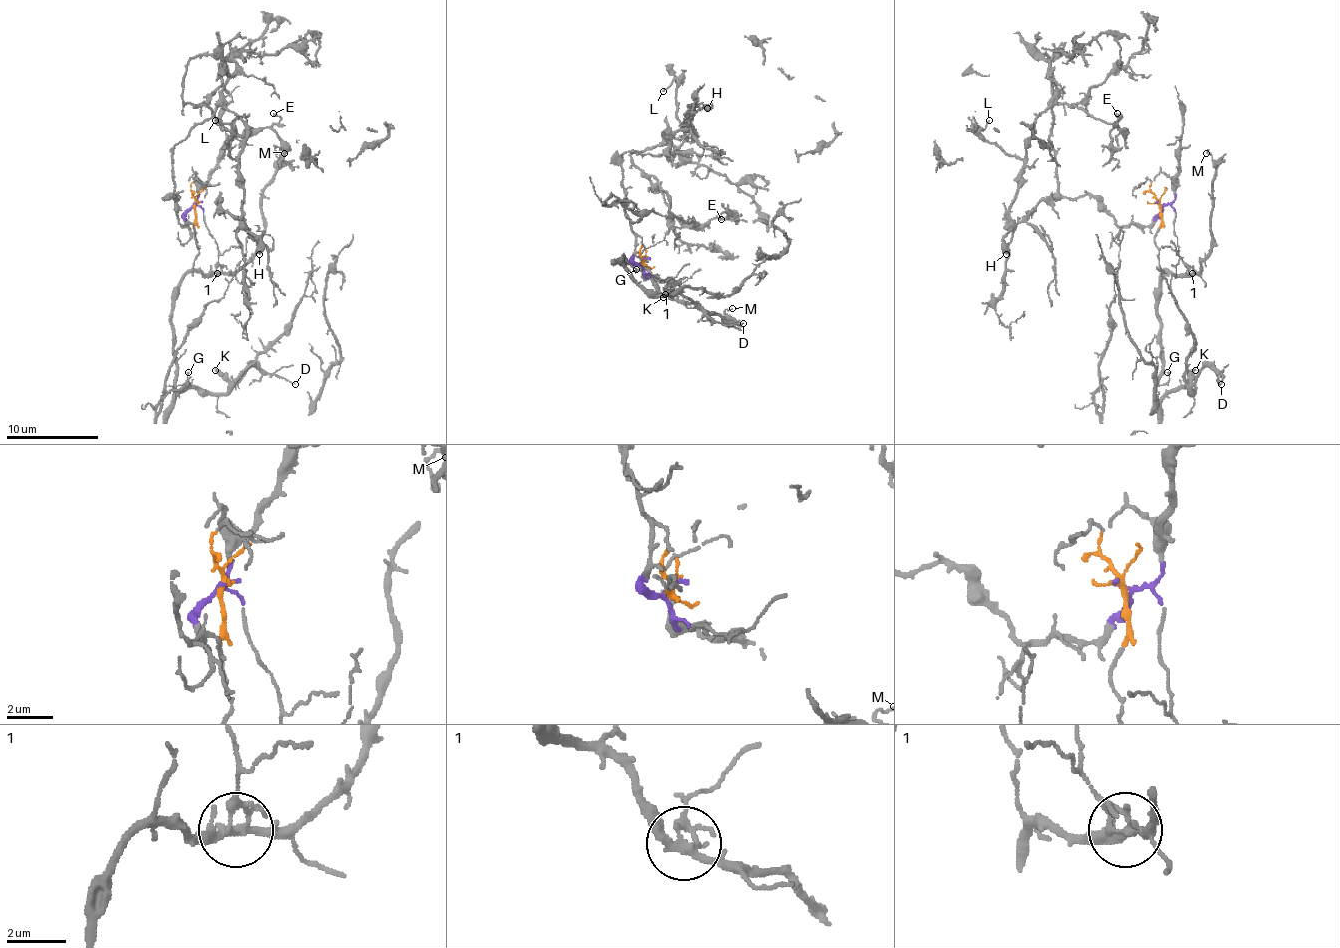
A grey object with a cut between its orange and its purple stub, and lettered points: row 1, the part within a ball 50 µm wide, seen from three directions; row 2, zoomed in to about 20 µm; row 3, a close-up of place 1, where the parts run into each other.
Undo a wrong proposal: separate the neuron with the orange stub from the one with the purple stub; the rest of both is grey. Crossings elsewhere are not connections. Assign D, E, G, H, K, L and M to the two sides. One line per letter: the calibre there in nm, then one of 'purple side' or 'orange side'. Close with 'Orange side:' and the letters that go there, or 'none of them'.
D: 80 nm | orange side
E: 140 nm | purple side
G: 110 nm | orange side
H: 550 nm | purple side
K: 320 nm | orange side
L: 120 nm | purple side
M: 120 nm | orange side
Orange side: D, G, K, M

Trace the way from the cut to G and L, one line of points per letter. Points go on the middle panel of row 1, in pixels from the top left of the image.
G: (644, 259), (641, 264), (644, 257), (646, 261), (618, 261), (630, 264), (634, 270), (637, 268)
L: (644, 259), (637, 264), (632, 254), (621, 156), (667, 156), (694, 133), (676, 110), (678, 82), (662, 91)

